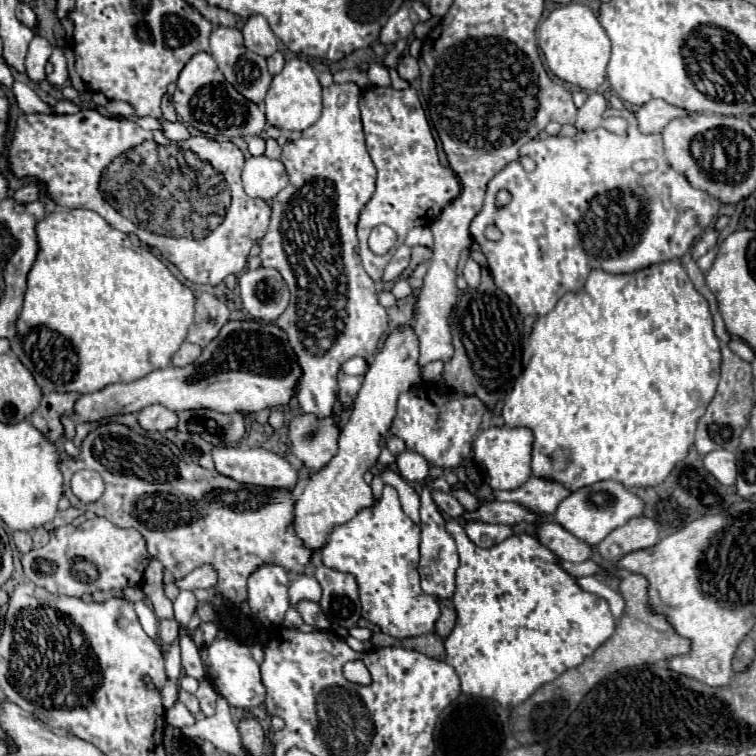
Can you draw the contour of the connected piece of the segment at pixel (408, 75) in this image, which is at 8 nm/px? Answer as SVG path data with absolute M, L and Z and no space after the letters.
M405 54L405 56L401 58L399 66L397 66L397 72L399 72L399 76L401 76L403 80L413 82L413 80L419 76L419 64L417 64L417 60L415 60L413 56Z

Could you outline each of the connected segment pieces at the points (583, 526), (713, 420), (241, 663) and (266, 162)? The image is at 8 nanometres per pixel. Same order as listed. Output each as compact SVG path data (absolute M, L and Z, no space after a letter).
M609 480L609 482L595 482L591 486L579 488L577 492L571 492L559 504L555 512L555 520L577 538L597 546L611 530L629 522L629 518L635 518L641 514L643 514L643 500L637 494L629 492L621 482Z
M725 344L721 346L721 380L717 386L717 392L713 400L707 406L707 412L697 422L697 434L695 434L695 450L699 454L709 454L711 450L729 450L735 452L741 442L741 432L749 424L749 414L755 404L753 394L753 376L751 376L751 364L735 356Z
M215 640L213 644L209 644L205 650L203 650L203 662L205 662L205 670L207 670L207 676L209 680L217 686L219 694L231 704L231 706L237 706L237 708L253 708L253 706L259 706L263 704L265 700L265 686L261 682L261 676L259 676L259 664L251 658L251 652L245 644L239 644L235 640Z
M251 156L243 168L243 188L253 198L271 200L289 184L287 170L281 160L263 156Z

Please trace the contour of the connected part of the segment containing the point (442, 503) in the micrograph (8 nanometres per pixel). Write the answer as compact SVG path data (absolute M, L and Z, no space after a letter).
M433 490L433 500L439 506L441 512L445 512L449 518L461 518L463 516L463 506L457 502L457 498L449 492L441 492L441 490Z

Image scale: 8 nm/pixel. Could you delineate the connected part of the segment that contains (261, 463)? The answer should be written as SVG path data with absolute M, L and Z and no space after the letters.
M215 446L211 450L215 470L223 476L233 478L235 482L243 484L257 484L257 486L269 486L269 488L287 488L293 490L297 484L297 470L279 454L269 452L265 448L239 448L239 446Z

